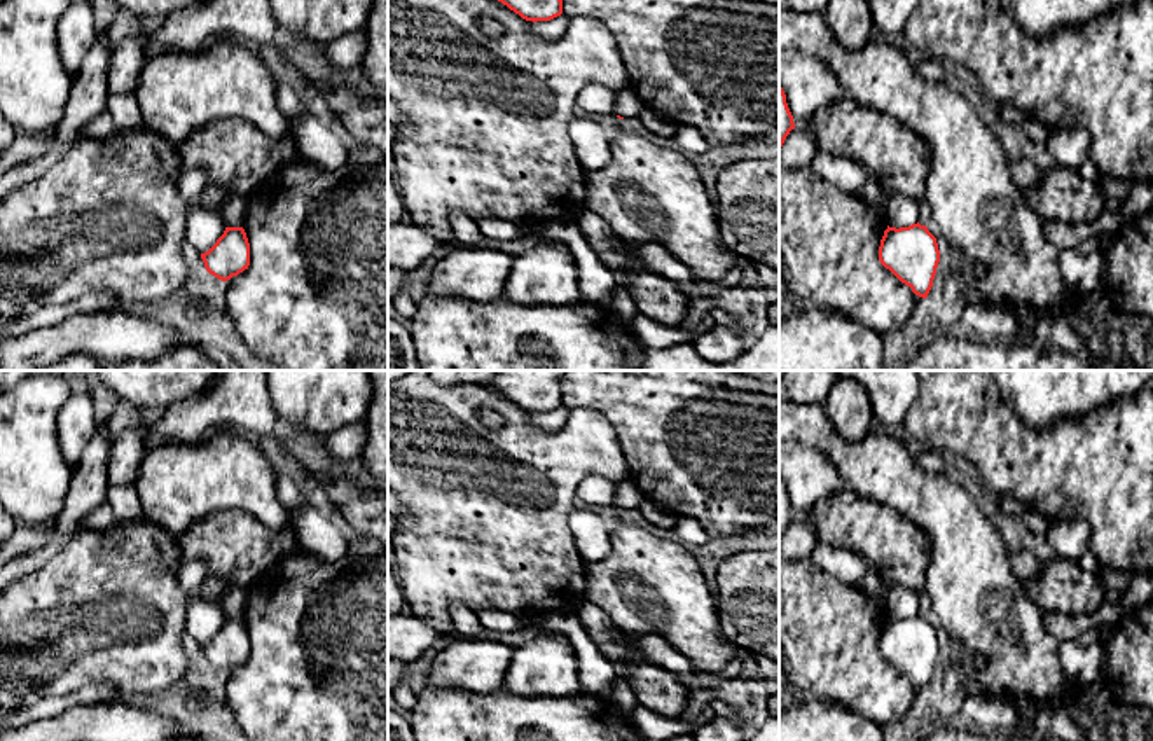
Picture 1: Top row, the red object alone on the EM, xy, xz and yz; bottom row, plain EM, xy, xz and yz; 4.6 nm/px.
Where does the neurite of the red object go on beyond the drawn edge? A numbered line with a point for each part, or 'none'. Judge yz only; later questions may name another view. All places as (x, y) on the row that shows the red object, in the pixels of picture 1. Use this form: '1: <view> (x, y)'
none

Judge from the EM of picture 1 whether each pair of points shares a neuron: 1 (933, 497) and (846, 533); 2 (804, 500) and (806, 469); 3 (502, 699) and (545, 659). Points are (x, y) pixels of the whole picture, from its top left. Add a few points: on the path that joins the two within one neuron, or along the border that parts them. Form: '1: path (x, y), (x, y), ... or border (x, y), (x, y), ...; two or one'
1: border (860, 495), (895, 509), (930, 537); two
2: path (804, 493), (806, 476); one
3: border (502, 684), (521, 696), (551, 696); two

